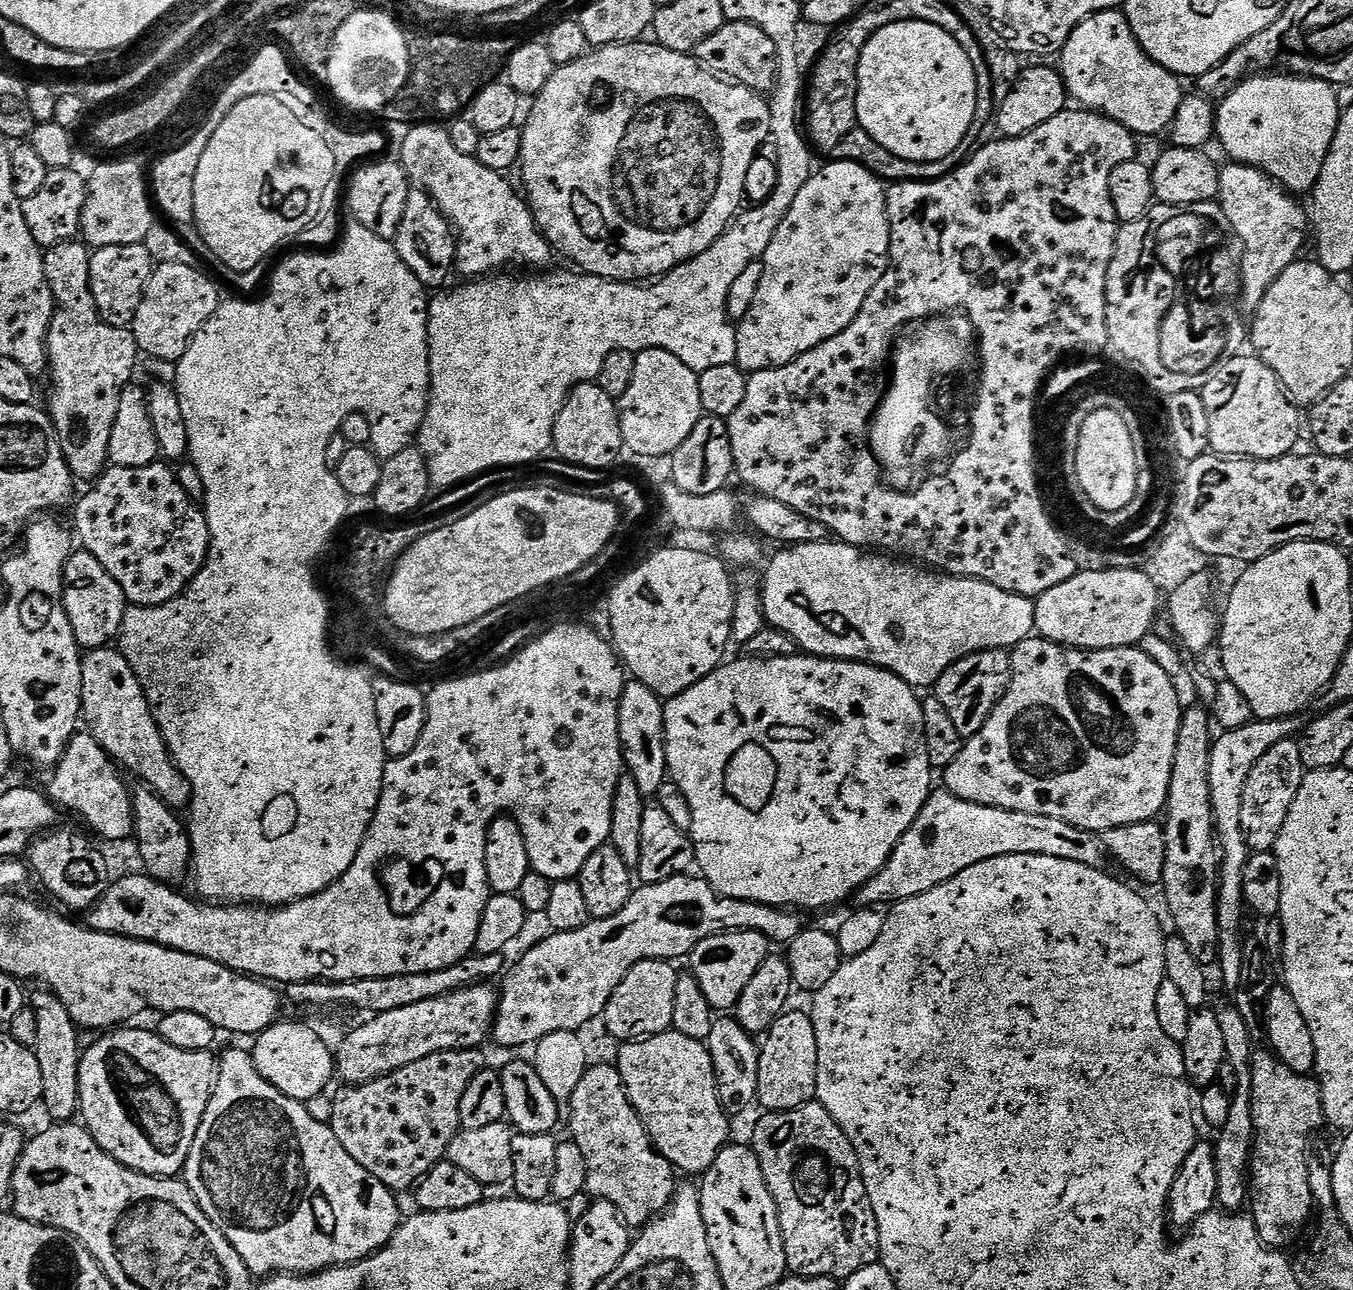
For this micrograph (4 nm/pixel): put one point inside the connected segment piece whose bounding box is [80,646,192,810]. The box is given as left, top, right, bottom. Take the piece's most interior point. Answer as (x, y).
(114, 705)

